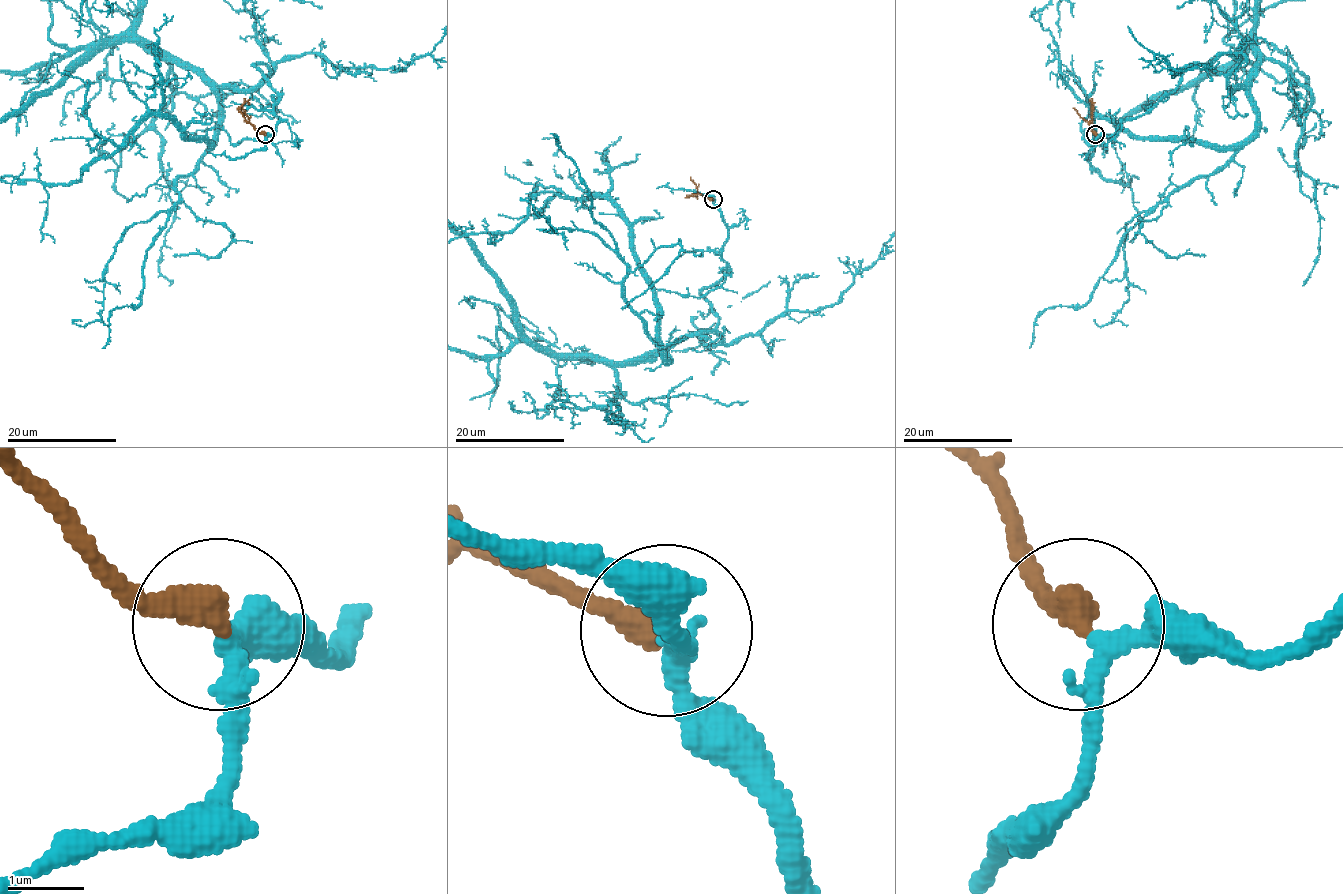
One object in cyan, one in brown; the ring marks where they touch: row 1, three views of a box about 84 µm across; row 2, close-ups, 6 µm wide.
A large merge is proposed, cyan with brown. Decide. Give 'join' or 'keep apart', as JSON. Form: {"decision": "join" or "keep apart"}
{"decision": "join"}

